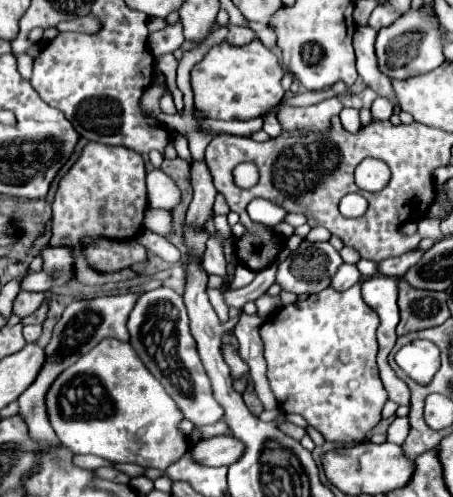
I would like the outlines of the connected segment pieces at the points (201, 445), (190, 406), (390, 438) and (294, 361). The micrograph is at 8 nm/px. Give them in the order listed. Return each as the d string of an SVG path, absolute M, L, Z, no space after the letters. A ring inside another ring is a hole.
M215 436L215 438L205 438L205 440L195 442L189 448L189 452L197 464L229 466L241 456L243 446L241 446L241 442L237 442L231 436Z
M157 288L137 298L127 322L131 346L145 362L147 370L165 386L167 394L177 402L187 420L195 426L215 424L223 416L223 408L211 394L209 378L199 360L195 340L191 336L189 317L183 298L169 288ZM163 292L163 294L161 294ZM169 314L169 316L167 316Z
M396 417L387 429L386 441L402 445L409 434L409 429L407 417Z
M331 286L289 306L283 306L273 320L261 326L261 340L267 360L267 380L271 392L285 414L301 414L309 426L319 430L327 442L355 444L381 420L381 408L387 402L379 370L375 364L377 340L375 330L379 326L377 314L363 302L361 286L353 286L345 292L337 292Z

